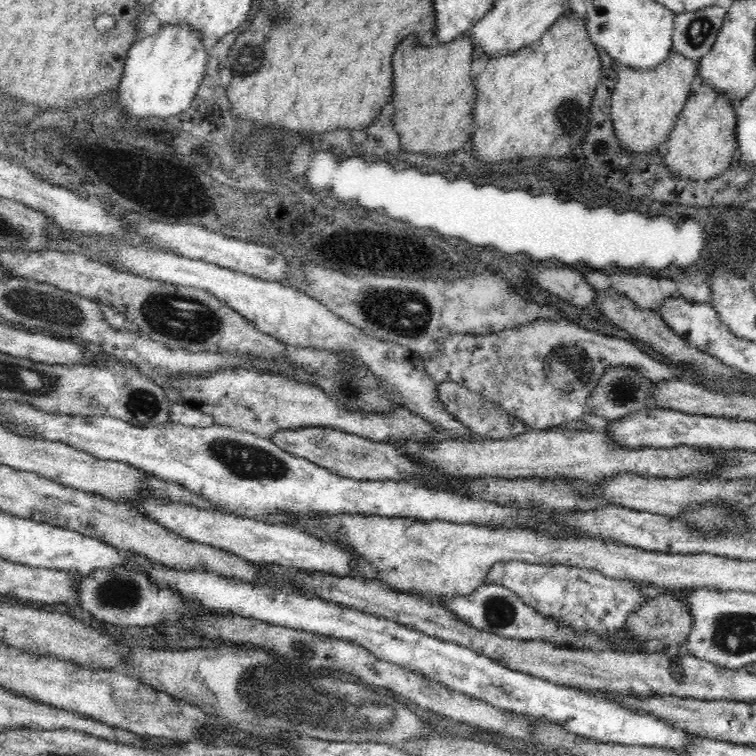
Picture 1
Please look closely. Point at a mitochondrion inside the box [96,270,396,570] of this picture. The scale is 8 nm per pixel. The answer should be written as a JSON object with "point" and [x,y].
{"point":[182,318]}

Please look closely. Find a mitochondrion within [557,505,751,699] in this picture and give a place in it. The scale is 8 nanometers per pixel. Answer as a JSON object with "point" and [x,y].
{"point":[706,521]}

